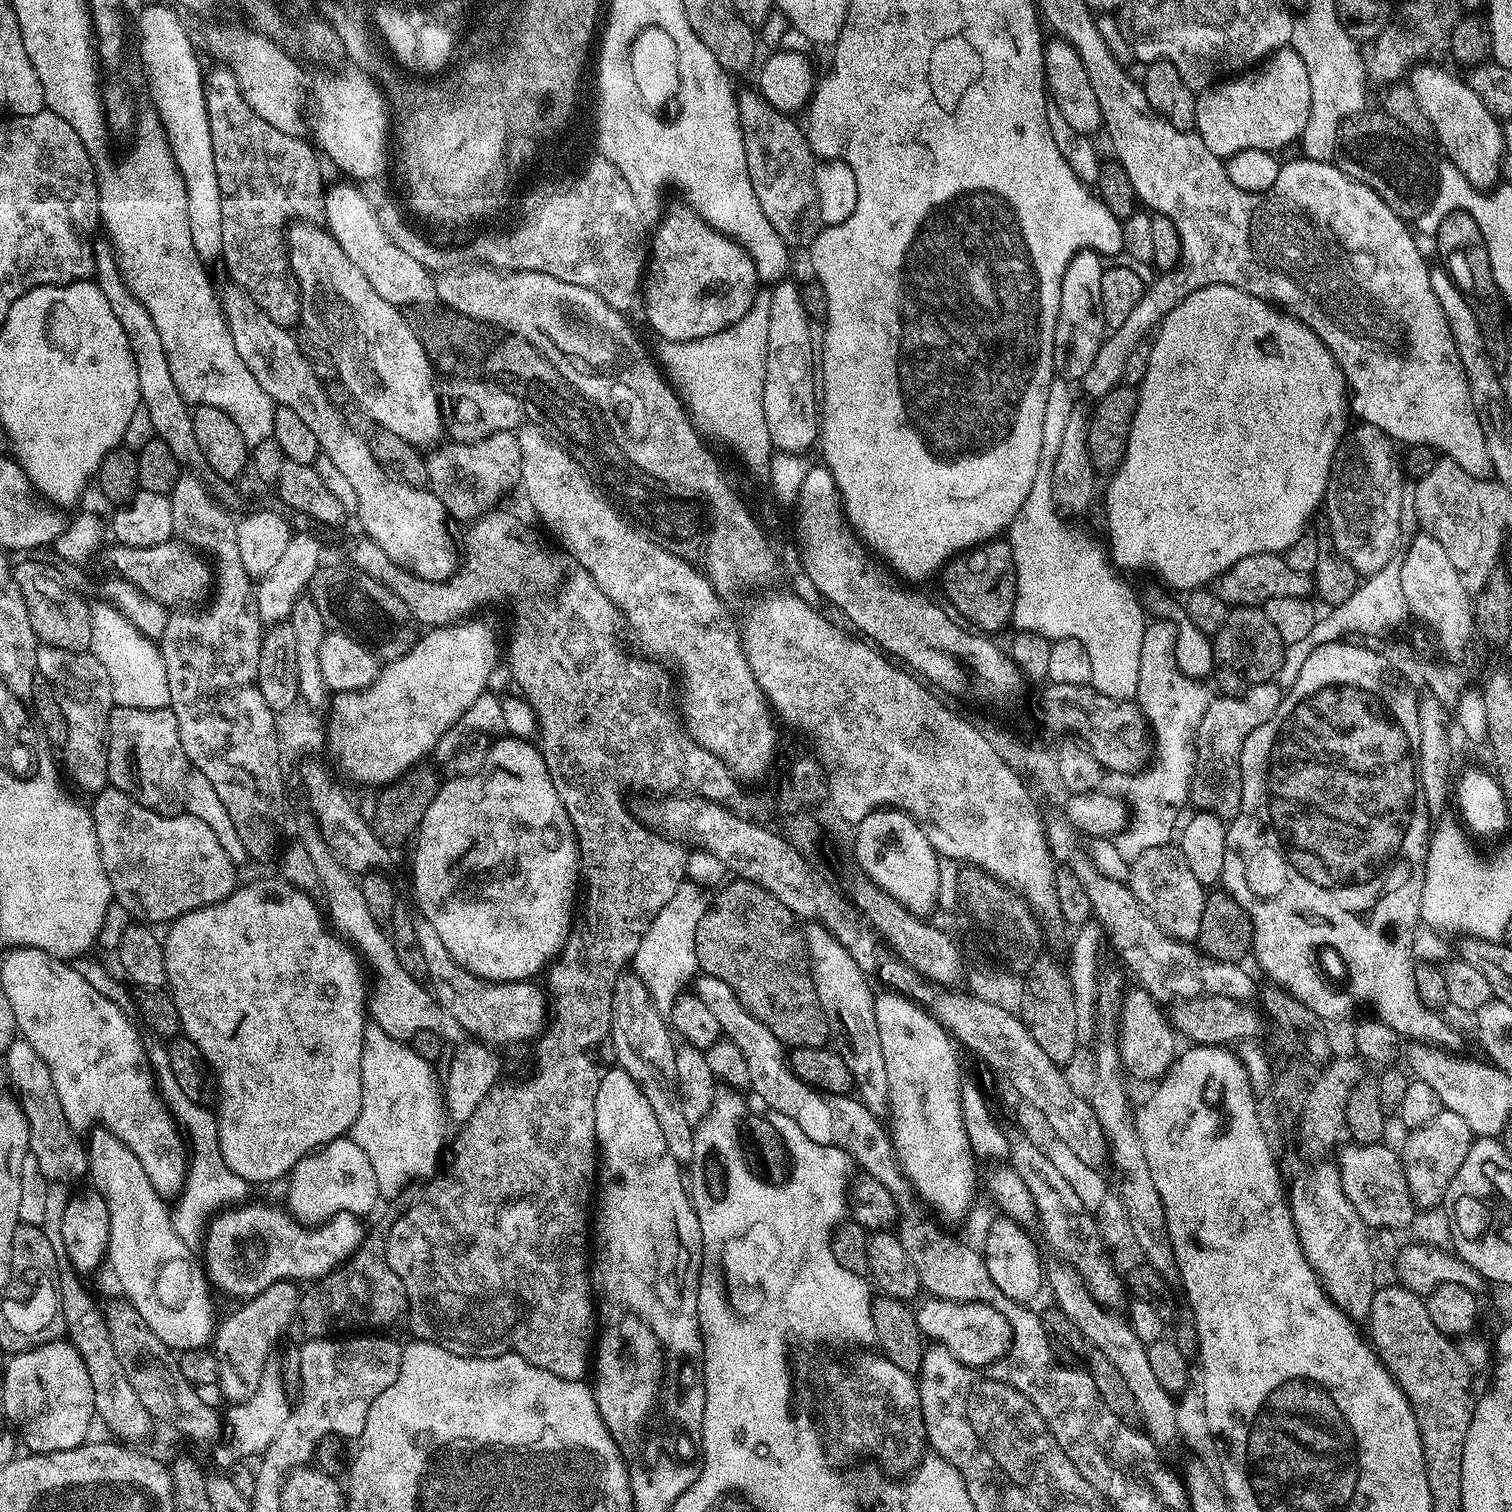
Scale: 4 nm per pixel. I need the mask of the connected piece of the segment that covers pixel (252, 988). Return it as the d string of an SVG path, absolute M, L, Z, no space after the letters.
M275 878L275 880L252 880L249 884L241 883L236 891L230 893L222 902L208 904L198 910L190 910L186 914L179 916L176 920L171 921L169 928L172 929L169 930L168 937L165 935L162 940L166 974L168 975L167 987L170 989L171 998L176 1004L183 1035L191 1038L194 1046L198 1046L198 1050L202 1050L204 1061L208 1063L211 1075L218 1085L220 1108L217 1107L215 1109L215 1114L216 1121L218 1122L218 1142L222 1150L222 1158L226 1162L226 1166L230 1166L230 1170L234 1170L234 1174L238 1174L238 1178L248 1181L249 1185L252 1186L256 1186L256 1184L268 1184L271 1180L278 1179L279 1176L281 1178L287 1177L291 1173L293 1166L302 1157L308 1155L309 1152L314 1152L317 1148L328 1144L331 1140L339 1140L345 1134L351 1133L352 1123L356 1121L358 1114L362 1110L362 1038L364 1037L364 1025L366 1023L366 976L353 949L329 927L322 912L322 917L320 917L320 912L316 909L316 904L312 900L314 899L309 893L301 892L294 885L288 884L287 881L281 878Z

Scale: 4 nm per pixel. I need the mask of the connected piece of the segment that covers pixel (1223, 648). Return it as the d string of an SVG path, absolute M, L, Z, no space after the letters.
M1232 606L1228 609L1228 617L1221 628L1211 637L1213 648L1213 664L1211 675L1216 676L1216 684L1221 693L1238 696L1241 692L1252 688L1256 684L1267 684L1277 675L1283 664L1284 639L1274 630L1270 618L1266 618L1263 607L1260 606Z

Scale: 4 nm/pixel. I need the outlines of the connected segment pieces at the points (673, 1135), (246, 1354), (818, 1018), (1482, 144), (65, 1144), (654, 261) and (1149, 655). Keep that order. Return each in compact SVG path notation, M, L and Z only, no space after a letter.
M633 974L620 976L614 988L610 1047L615 1063L622 1070L626 1070L626 1074L630 1074L634 1082L638 1082L646 1102L650 1102L650 1110L654 1110L654 1118L658 1118L662 1134L666 1134L666 1146L670 1146L670 1154L674 1154L681 1166L691 1165L696 1128L686 1122L686 1110L682 1106L678 1090L678 1044L667 1019L659 1014L656 1005L651 1001L650 992Z
M279 1280L262 1290L257 1296L245 1299L241 1308L236 1308L228 1317L221 1319L214 1333L214 1355L218 1362L218 1389L233 1405L244 1404L254 1398L254 1390L262 1382L269 1367L268 1355L284 1331L296 1319L301 1289L295 1283Z
M736 878L731 882L733 884L730 884L730 882L725 883L723 887L716 892L718 893L716 897L714 895L711 897L708 909L703 914L701 921L698 922L697 933L694 935L694 946L697 950L699 971L705 976L713 976L722 982L726 982L726 986L730 986L730 990L734 990L738 1002L742 1002L742 1006L746 1006L748 1013L754 1018L758 1018L758 1022L762 1022L762 1026L766 1026L779 1038L781 1044L787 1046L789 1049L825 1047L825 1045L829 1043L828 1032L830 1036L830 1025L826 1014L822 1010L822 1006L818 1002L818 994L812 981L812 970L806 951L806 936L802 928L796 925L798 924L797 917L793 916L791 910L789 910L782 901L778 898L774 898L774 894L770 894L770 890L766 890L762 886L758 886L749 880Z
M1424 62L1412 69L1410 83L1426 118L1432 124L1435 139L1440 139L1444 147L1443 155L1452 163L1454 168L1462 170L1467 180L1478 189L1492 190L1497 187L1502 176L1502 161L1504 159L1504 129L1501 121L1486 106L1482 106L1482 98L1474 94L1474 90L1468 84L1467 79L1455 76L1444 68L1435 68L1435 63Z
M23 1038L15 1040L2 1060L8 1063L8 1076L16 1083L15 1091L20 1105L30 1122L28 1151L34 1158L38 1158L38 1170L42 1170L49 1182L68 1181L75 1176L87 1177L88 1150L85 1141L76 1137L79 1136L77 1129L72 1128L70 1122L66 1122L66 1114L62 1114L62 1102L58 1102L58 1090L54 1090L54 1078L50 1078L46 1062L38 1058L34 1046L30 1046L30 1042Z
M684 206L681 209L681 212L672 213L661 224L657 232L655 229L654 235L651 237L650 259L646 265L646 275L642 281L642 308L644 304L644 312L648 315L648 322L659 333L659 337L667 340L697 340L703 336L721 332L724 328L729 328L731 324L737 324L746 314L746 310L750 310L750 306L758 298L758 292L756 292L756 268L758 268L758 264L757 261L753 260L751 251L743 248L739 240L731 240L718 230L714 230L690 208Z
M1156 618L1145 623L1142 634L1142 658L1138 658L1138 690L1134 700L1148 721L1158 760L1160 756L1160 768L1149 767L1129 779L1132 781L1126 795L1128 820L1114 837L1118 853L1129 862L1145 850L1154 850L1154 846L1173 843L1184 803L1187 805L1190 800L1192 774L1196 771L1196 731L1202 714L1206 714L1210 693L1207 683L1188 677L1179 669L1174 654L1176 627L1173 621Z

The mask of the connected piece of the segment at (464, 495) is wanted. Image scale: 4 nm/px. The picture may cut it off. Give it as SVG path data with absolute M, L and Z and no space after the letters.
M499 432L490 434L486 439L479 440L473 444L463 442L448 442L427 457L428 482L427 487L442 502L442 506L448 512L449 517L464 520L467 516L479 518L493 511L496 504L512 487L520 484L522 474L522 446L518 446L516 432Z

